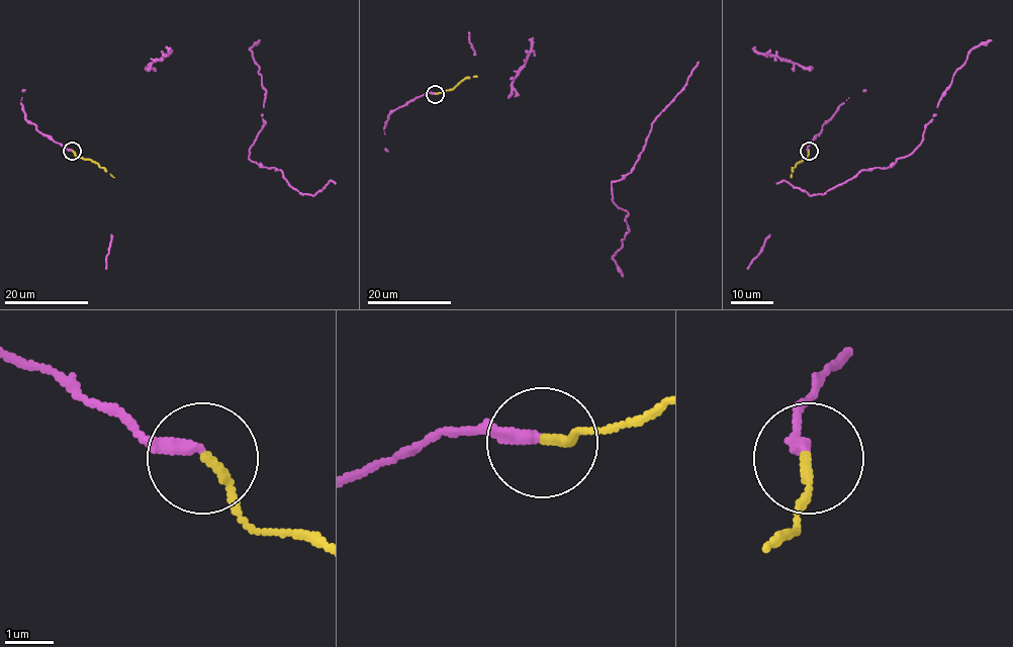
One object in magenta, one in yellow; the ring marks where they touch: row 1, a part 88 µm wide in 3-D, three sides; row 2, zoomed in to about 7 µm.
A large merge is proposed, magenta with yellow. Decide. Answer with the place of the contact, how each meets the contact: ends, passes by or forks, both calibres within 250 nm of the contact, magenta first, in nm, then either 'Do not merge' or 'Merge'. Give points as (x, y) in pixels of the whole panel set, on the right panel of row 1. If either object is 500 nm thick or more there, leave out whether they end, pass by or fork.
Place: (809, 151). At the ring magenta ends. At the ring yellow ends. Thickness 260 nm (magenta) against 180 nm. Merge

